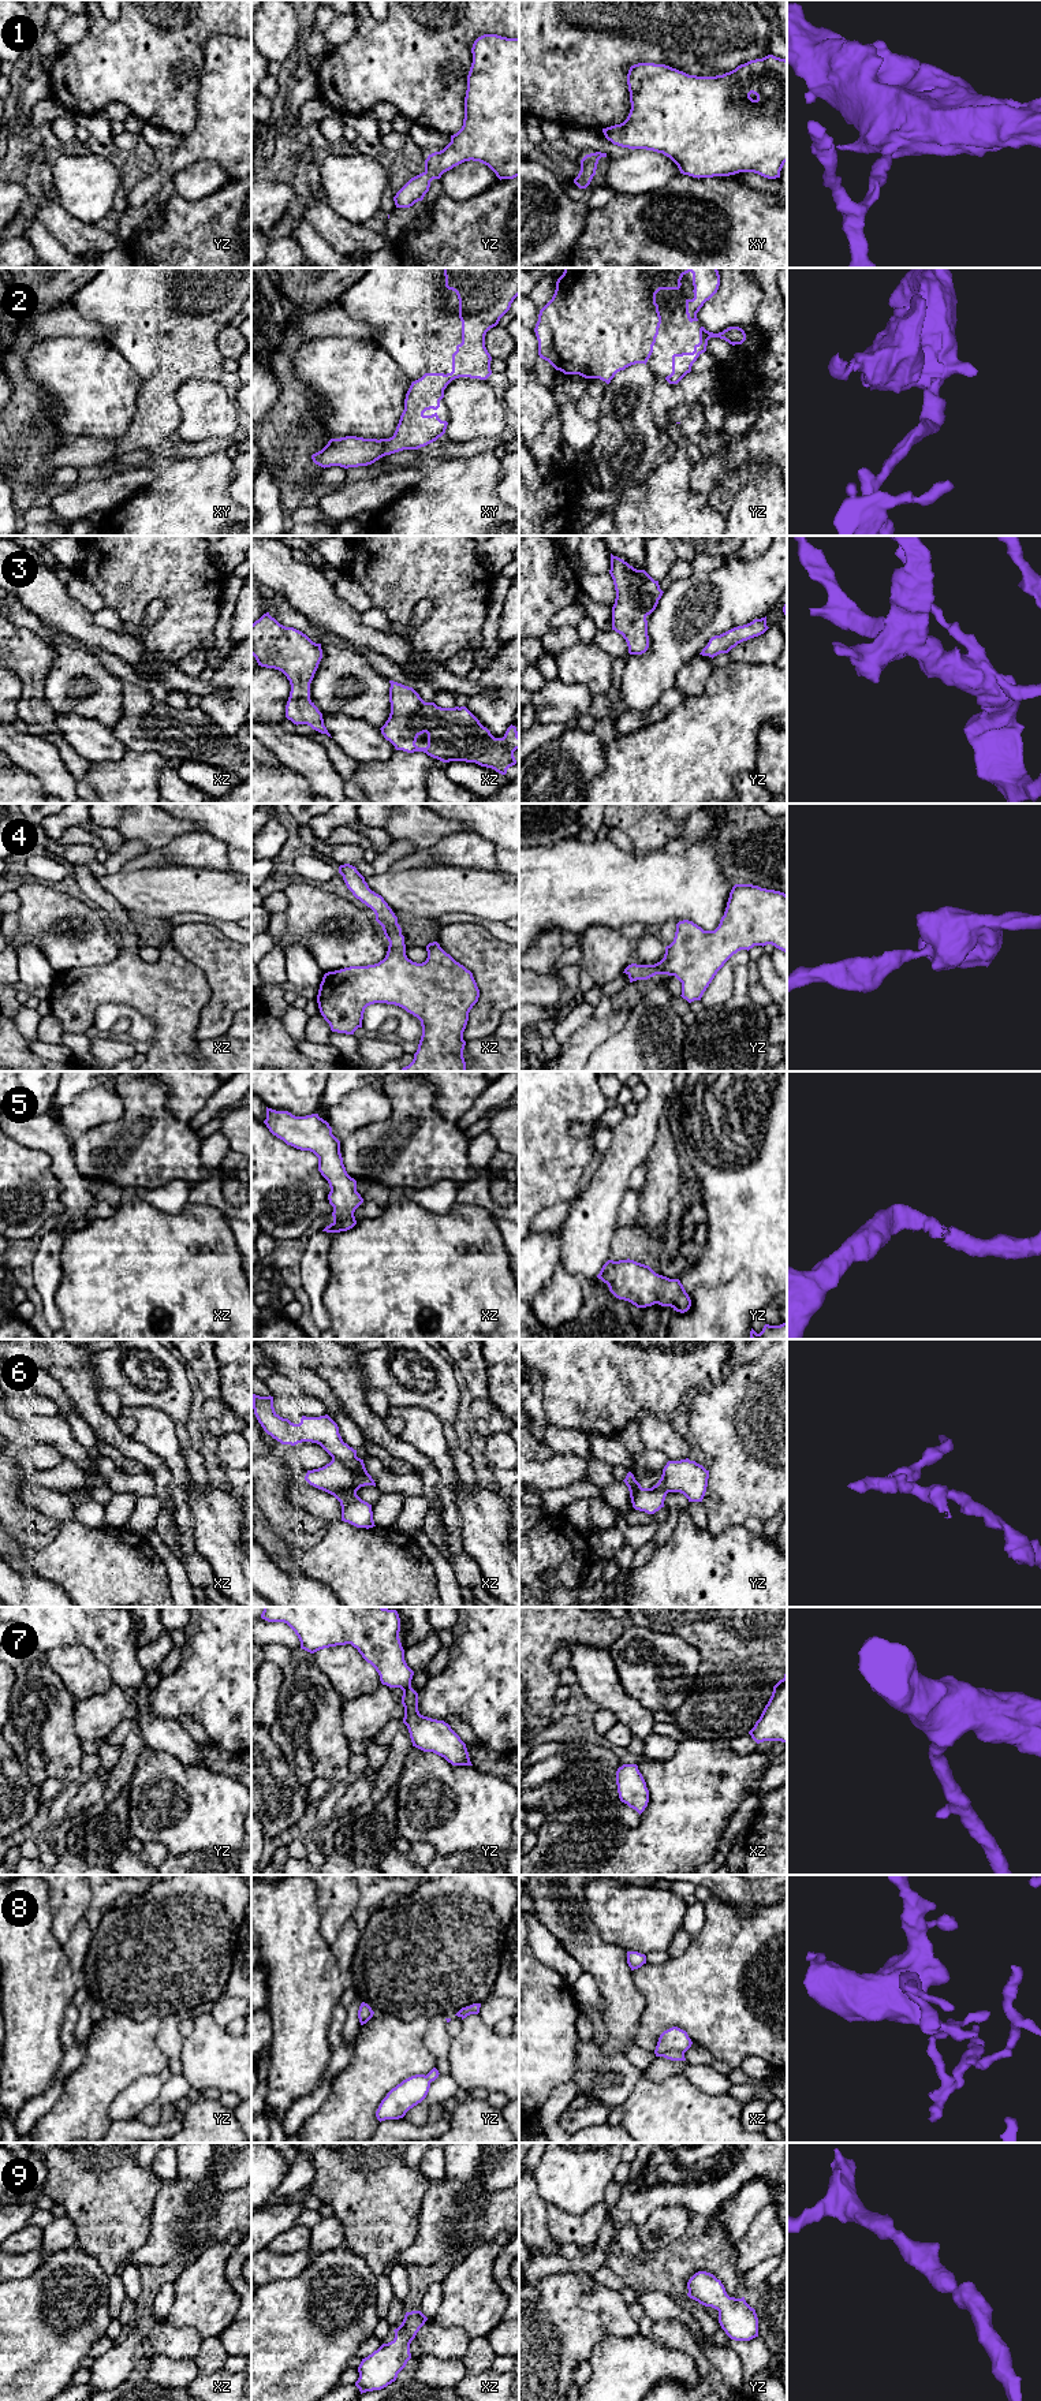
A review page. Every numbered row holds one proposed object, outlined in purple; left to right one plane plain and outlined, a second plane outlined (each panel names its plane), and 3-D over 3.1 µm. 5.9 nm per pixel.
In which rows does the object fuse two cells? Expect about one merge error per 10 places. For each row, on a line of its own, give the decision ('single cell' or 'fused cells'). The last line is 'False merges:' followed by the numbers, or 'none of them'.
1: single cell
2: single cell
3: single cell
4: single cell
5: single cell
6: single cell
7: single cell
8: fused cells
9: single cell
False merges: 8

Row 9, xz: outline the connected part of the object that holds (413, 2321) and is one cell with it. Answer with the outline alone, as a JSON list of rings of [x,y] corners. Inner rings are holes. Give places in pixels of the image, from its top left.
[[[421,2311],[406,2312],[402,2324],[393,2330],[395,2338],[362,2359],[358,2367],[359,2378],[355,2382],[361,2394],[381,2390],[396,2381],[411,2359],[410,2344],[426,2320]]]

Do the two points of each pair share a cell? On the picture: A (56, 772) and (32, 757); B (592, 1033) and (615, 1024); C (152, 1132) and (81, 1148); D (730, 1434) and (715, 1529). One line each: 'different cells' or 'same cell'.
A: same cell
B: same cell
C: same cell
D: same cell

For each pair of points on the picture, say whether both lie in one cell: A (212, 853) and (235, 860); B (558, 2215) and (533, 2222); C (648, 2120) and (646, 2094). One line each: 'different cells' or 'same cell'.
A: different cells
B: different cells
C: same cell

